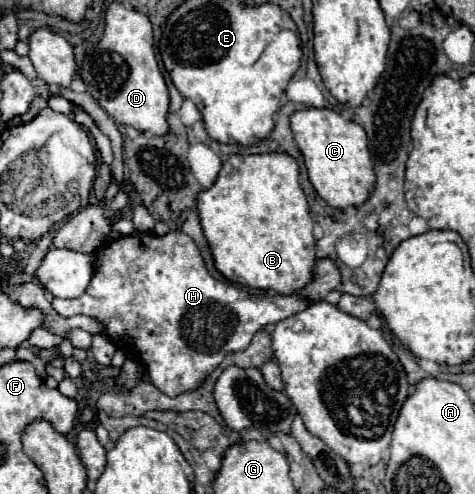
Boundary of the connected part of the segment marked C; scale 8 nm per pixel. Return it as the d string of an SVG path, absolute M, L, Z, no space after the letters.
M304 109L290 117L294 139L304 155L310 183L316 193L334 209L360 207L376 189L376 175L368 151L366 131L354 123L342 119L330 109Z

